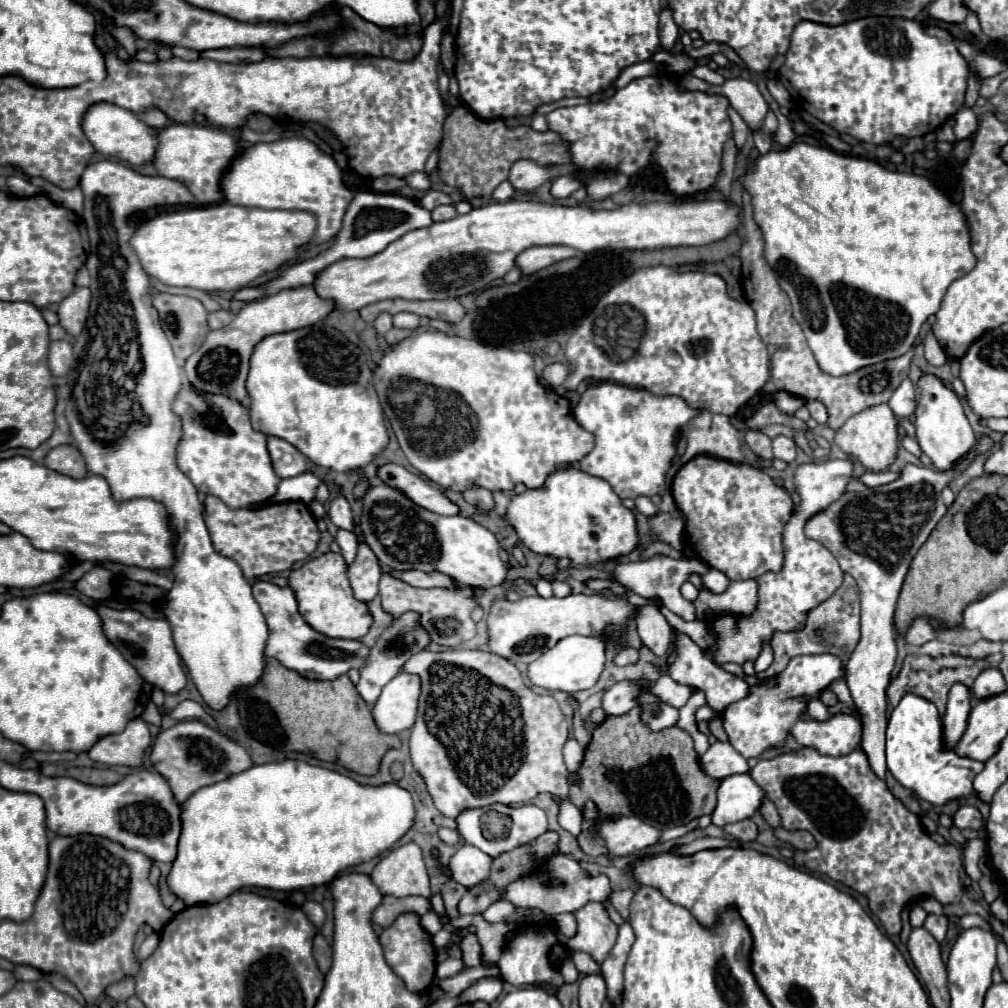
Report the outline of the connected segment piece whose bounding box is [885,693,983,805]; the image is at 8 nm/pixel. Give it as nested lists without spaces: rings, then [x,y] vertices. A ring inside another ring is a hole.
[[[907,693],[899,701],[887,723],[887,769],[903,787],[913,789],[933,805],[945,805],[951,799],[973,795],[973,777],[983,769],[983,763],[961,759],[953,751],[943,751],[941,731],[937,707],[913,693]]]

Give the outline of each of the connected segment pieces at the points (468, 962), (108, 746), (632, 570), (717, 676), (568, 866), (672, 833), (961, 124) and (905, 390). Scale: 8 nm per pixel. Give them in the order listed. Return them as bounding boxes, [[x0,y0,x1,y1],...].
[[459,935,481,967],[87,717,151,767],[615,555,709,621],[669,633,749,713],[501,853,611,917],[656,819,699,844],[953,109,979,141],[889,379,917,417]]

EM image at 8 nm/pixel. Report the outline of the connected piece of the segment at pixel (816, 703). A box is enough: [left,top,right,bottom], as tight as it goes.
[807,699,831,721]

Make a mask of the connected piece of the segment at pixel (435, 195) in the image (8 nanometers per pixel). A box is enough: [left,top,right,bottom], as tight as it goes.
[421,191,453,211]

